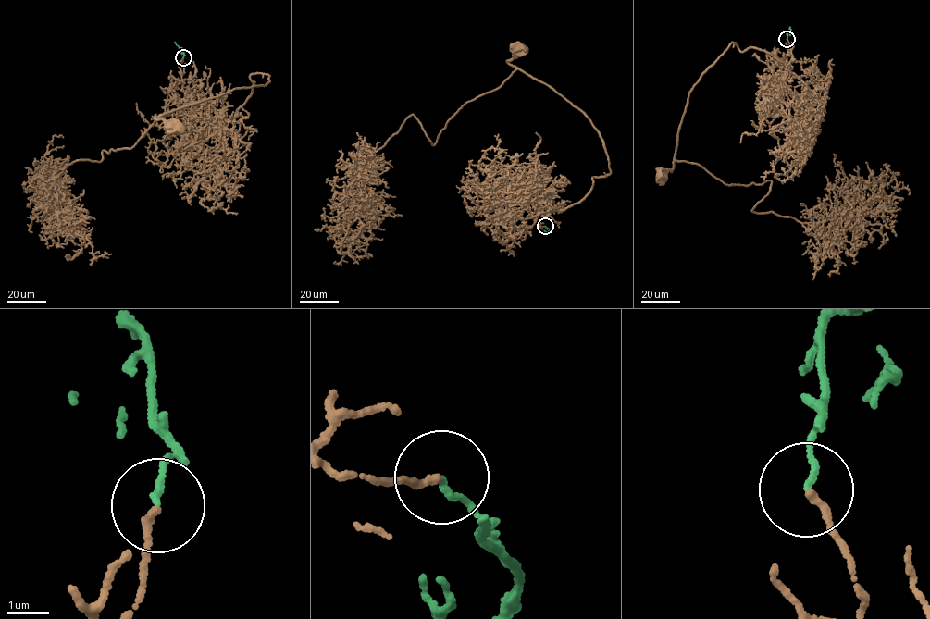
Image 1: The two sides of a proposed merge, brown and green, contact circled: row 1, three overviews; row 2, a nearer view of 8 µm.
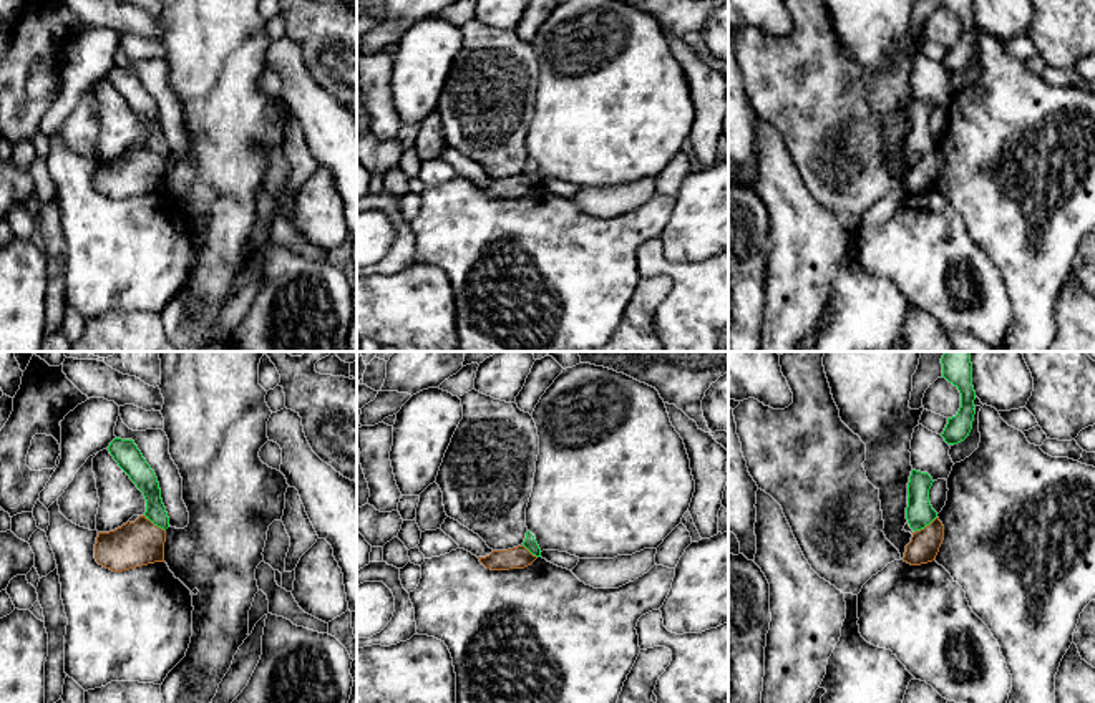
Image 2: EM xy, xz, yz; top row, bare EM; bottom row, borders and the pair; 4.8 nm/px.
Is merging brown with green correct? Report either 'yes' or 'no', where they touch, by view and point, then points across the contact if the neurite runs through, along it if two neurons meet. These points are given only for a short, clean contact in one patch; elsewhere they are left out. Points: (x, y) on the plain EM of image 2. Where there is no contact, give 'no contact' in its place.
no; meets brown in xy at (153, 153); border along xy (145, 143), (165, 159)

